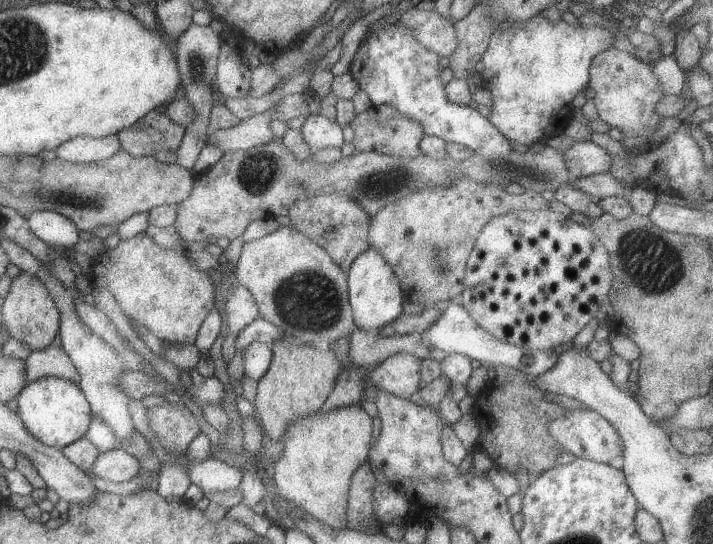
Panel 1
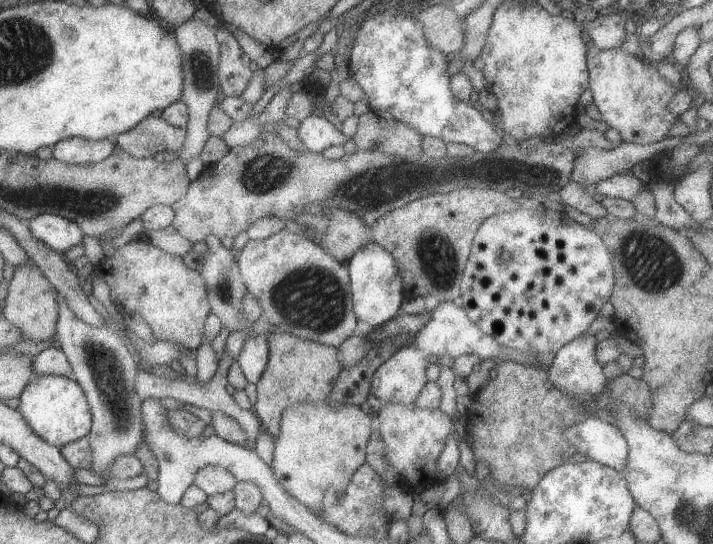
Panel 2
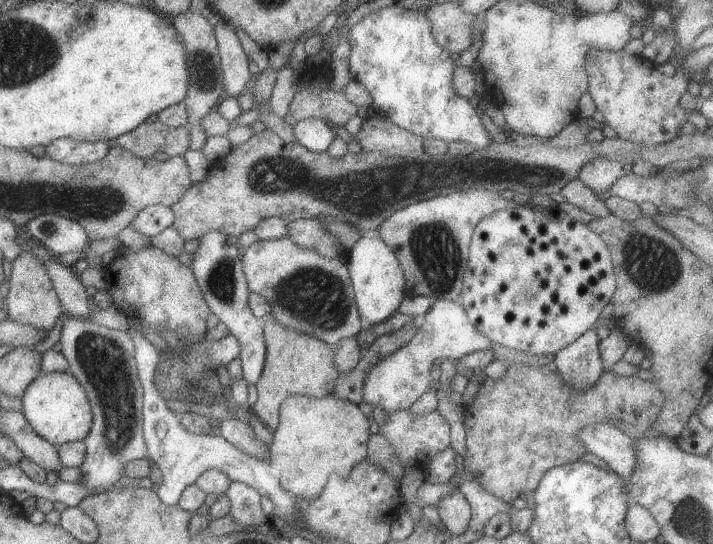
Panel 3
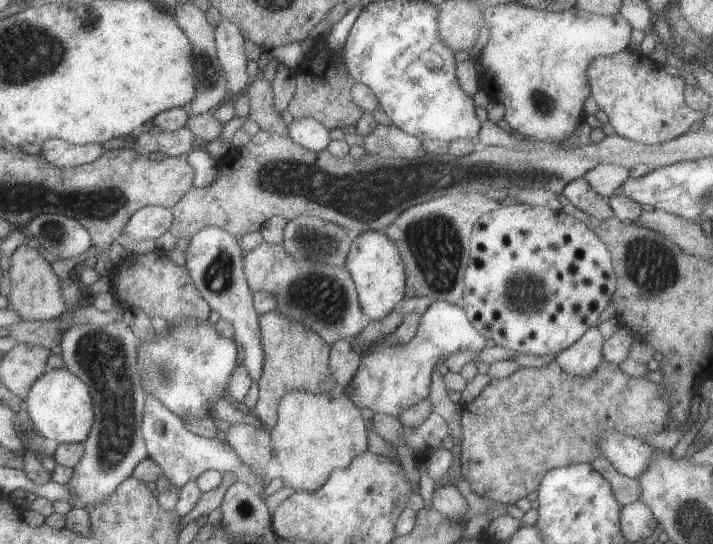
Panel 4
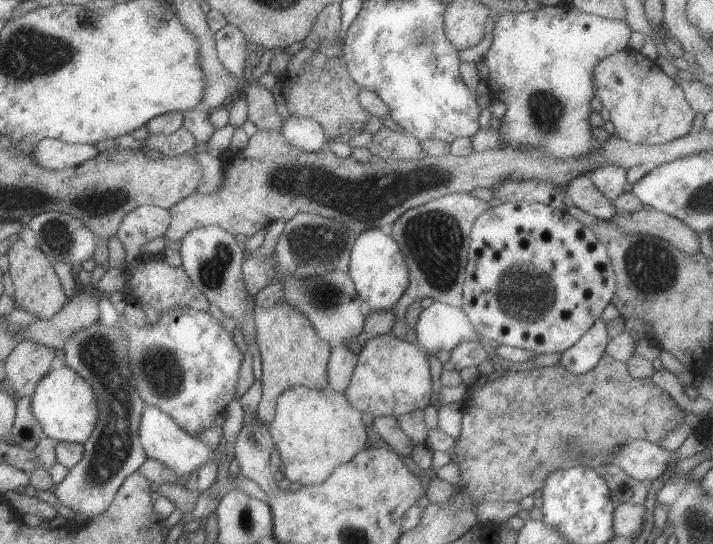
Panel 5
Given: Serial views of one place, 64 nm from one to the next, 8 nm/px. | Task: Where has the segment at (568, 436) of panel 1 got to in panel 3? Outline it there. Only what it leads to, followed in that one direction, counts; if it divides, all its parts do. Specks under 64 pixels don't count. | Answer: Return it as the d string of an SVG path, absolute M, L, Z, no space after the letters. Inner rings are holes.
M593 424L579 432L579 440L587 452L603 460L611 472L621 478L629 478L637 464L637 444L619 428L609 424Z

